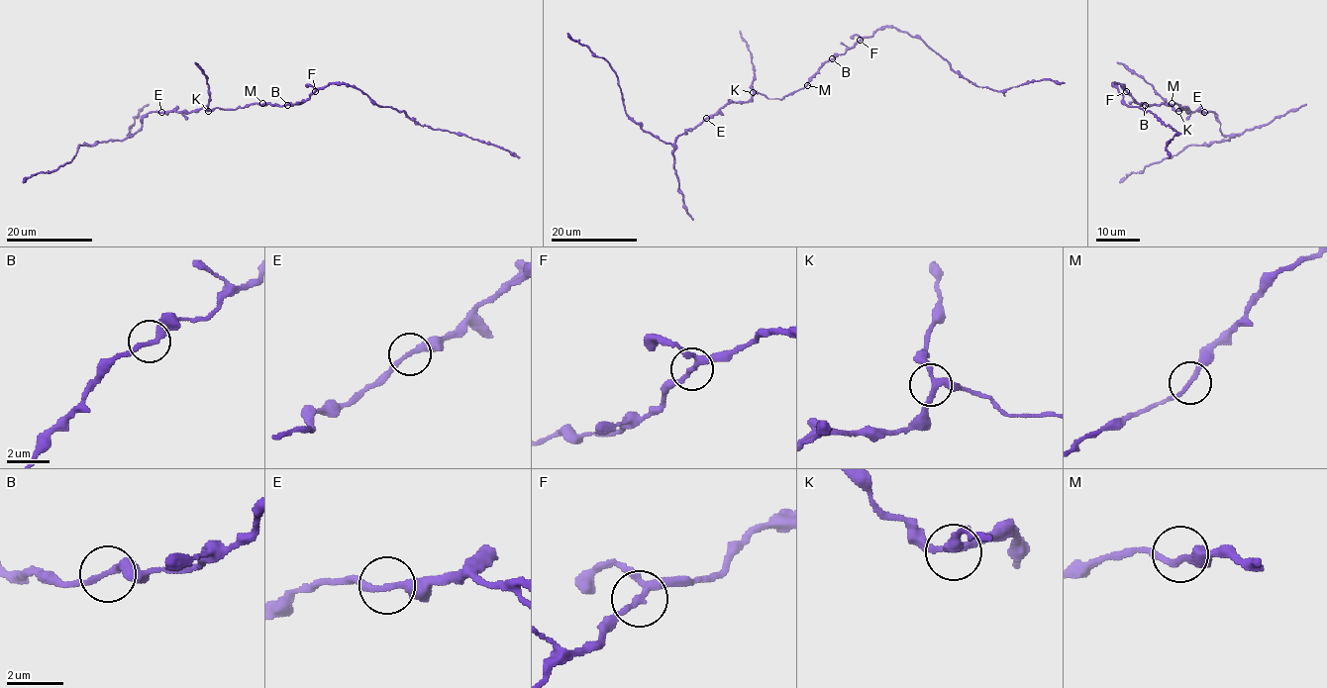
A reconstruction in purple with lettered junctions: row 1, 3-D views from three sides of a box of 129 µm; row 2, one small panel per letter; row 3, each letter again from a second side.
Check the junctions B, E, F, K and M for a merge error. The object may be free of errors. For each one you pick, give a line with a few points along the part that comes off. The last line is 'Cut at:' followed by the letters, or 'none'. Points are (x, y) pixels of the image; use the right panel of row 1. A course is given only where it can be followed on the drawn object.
Cut at: none

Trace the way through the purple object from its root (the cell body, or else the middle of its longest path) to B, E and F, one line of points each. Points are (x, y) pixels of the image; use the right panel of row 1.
B: (1176, 103), (1145, 105)
E: (1176, 103), (1185, 109), (1178, 110), (1187, 108), (1188, 112), (1204, 112)
F: (1176, 103), (1140, 105), (1126, 90)

